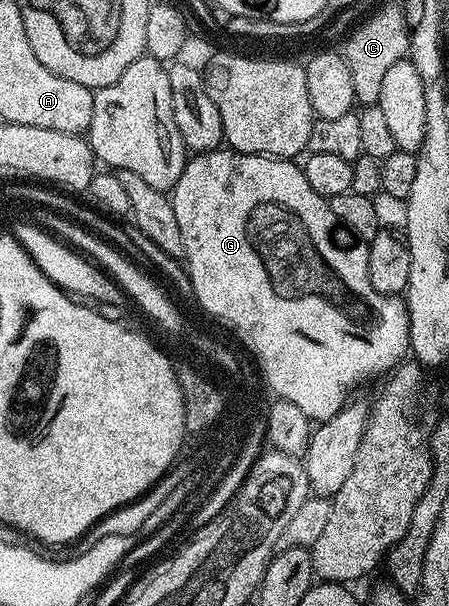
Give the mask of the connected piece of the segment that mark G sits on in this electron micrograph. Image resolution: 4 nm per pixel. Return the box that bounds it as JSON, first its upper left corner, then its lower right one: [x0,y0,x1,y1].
[171,149,409,421]

